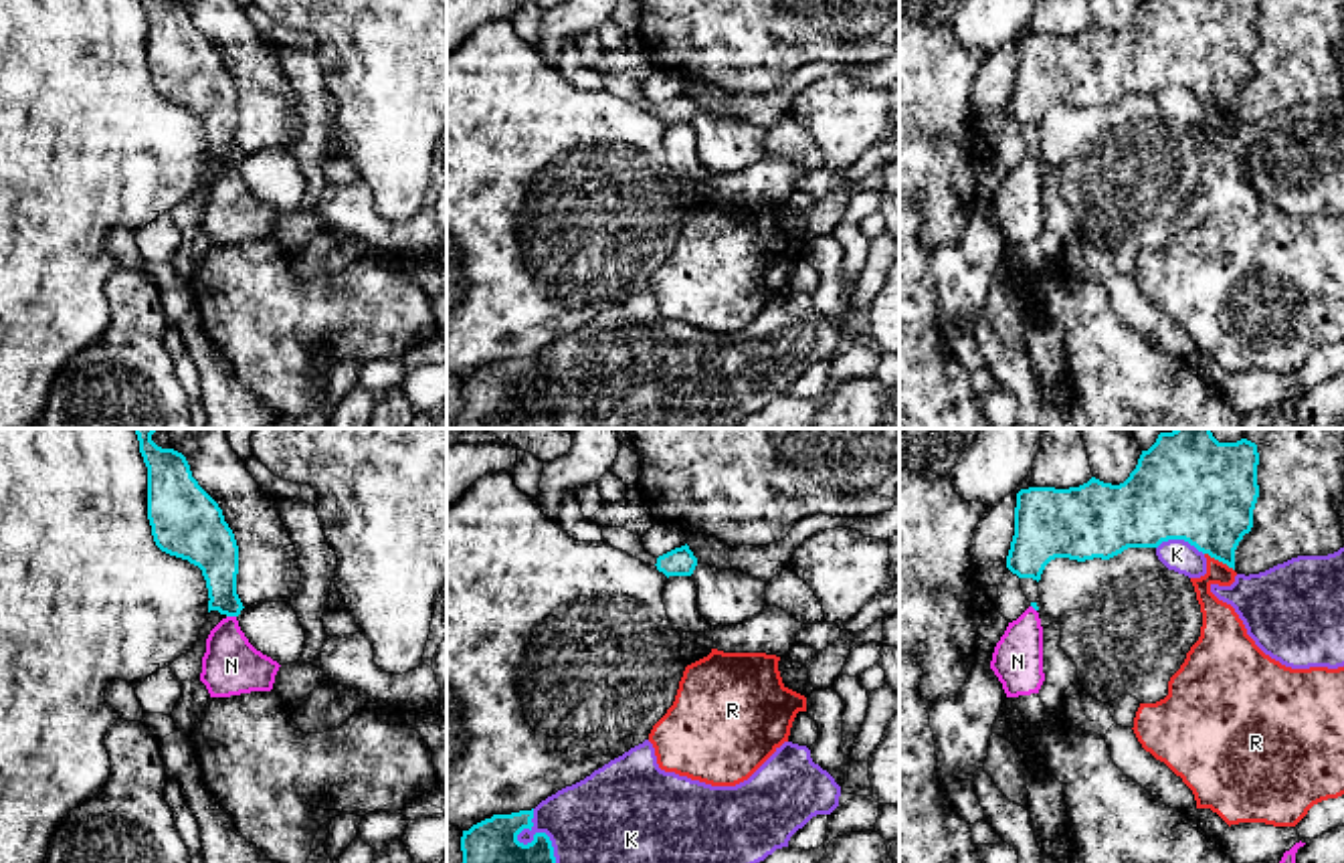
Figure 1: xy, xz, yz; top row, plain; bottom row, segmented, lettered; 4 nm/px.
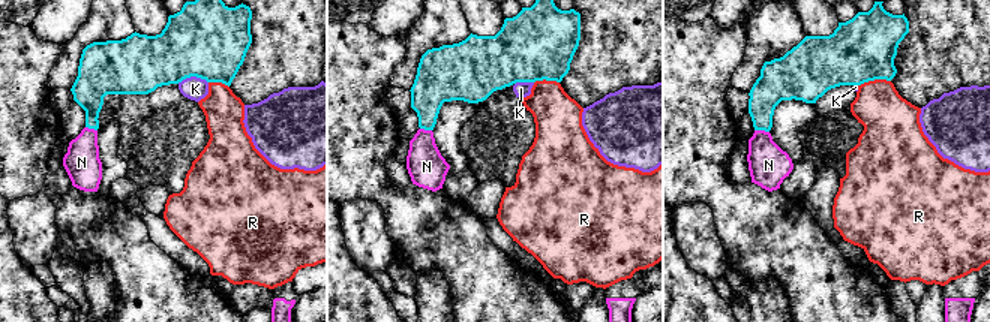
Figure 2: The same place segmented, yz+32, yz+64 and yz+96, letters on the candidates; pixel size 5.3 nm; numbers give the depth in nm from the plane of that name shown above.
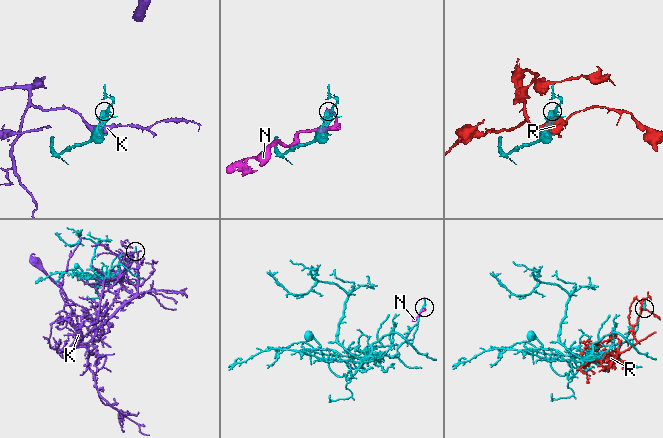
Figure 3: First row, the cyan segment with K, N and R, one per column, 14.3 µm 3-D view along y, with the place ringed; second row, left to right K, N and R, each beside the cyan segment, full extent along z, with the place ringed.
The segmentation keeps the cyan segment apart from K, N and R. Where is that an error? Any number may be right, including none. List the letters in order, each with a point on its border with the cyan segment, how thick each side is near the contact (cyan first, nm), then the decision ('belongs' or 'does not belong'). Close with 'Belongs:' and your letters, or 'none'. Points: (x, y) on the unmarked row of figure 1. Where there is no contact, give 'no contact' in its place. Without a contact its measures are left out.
K: contact xz (536, 380); calibres 340 and 400 nm; does not belong
N: contact xy (231, 162); calibres 180 and 240 nm; does not belong
R: contact yz (1219, 108); calibres 380 and 150 nm; does not belong
Belongs: none

